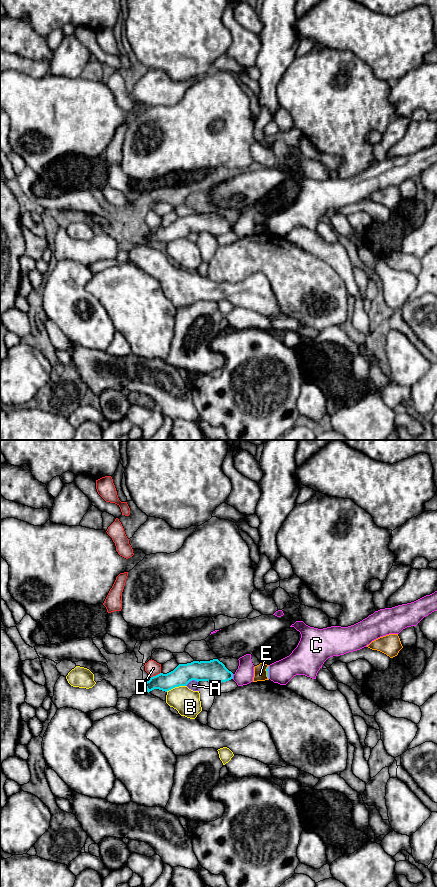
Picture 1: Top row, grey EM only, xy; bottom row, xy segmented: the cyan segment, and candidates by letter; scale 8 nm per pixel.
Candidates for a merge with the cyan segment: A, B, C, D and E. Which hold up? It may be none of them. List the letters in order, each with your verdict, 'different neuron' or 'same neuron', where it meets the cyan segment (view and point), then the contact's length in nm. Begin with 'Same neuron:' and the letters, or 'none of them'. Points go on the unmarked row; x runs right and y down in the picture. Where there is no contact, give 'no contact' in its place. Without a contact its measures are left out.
Same neuron: none of them
A: different neuron | xy (191, 232) | 110 nm
B: different neuron | xy (175, 238) | 170 nm
C: different neuron | xy (232, 228) | 40 nm
D: different neuron | xy (156, 227) | 90 nm
E: different neuron | xy (267, 224) | 120 nm

